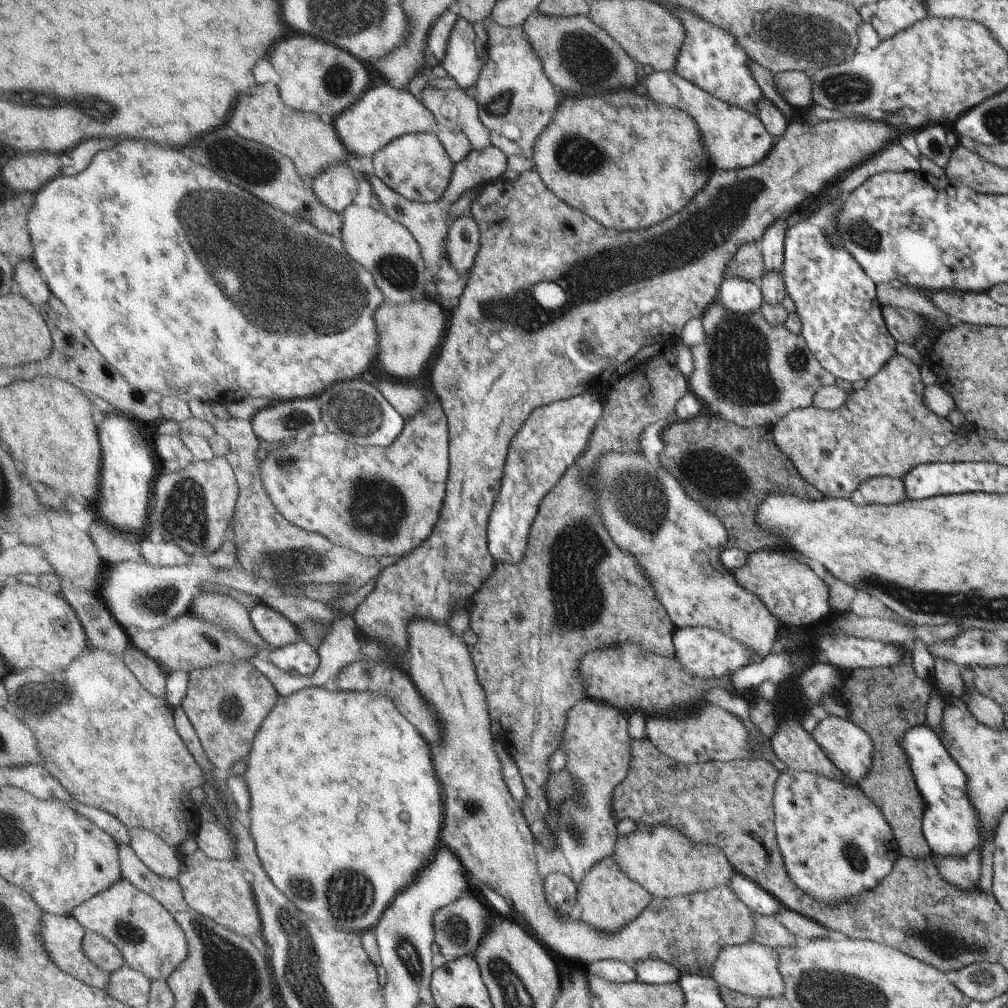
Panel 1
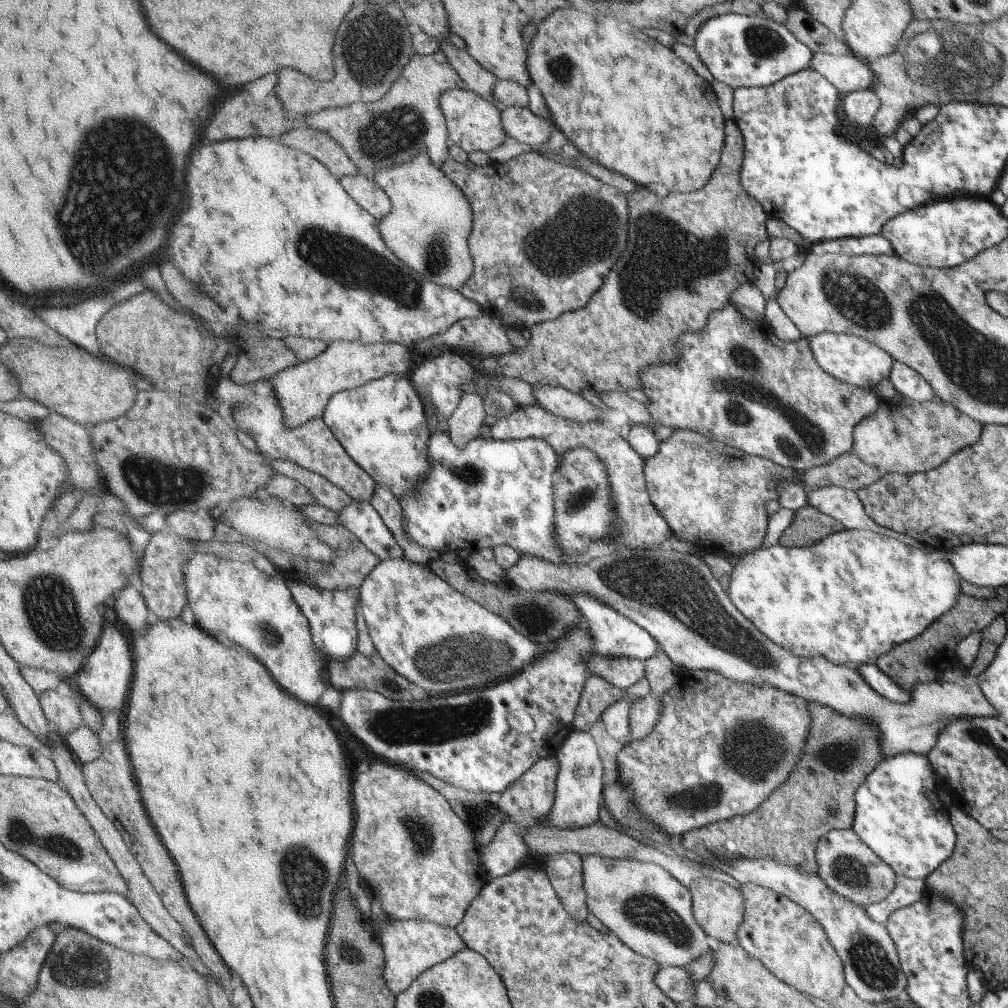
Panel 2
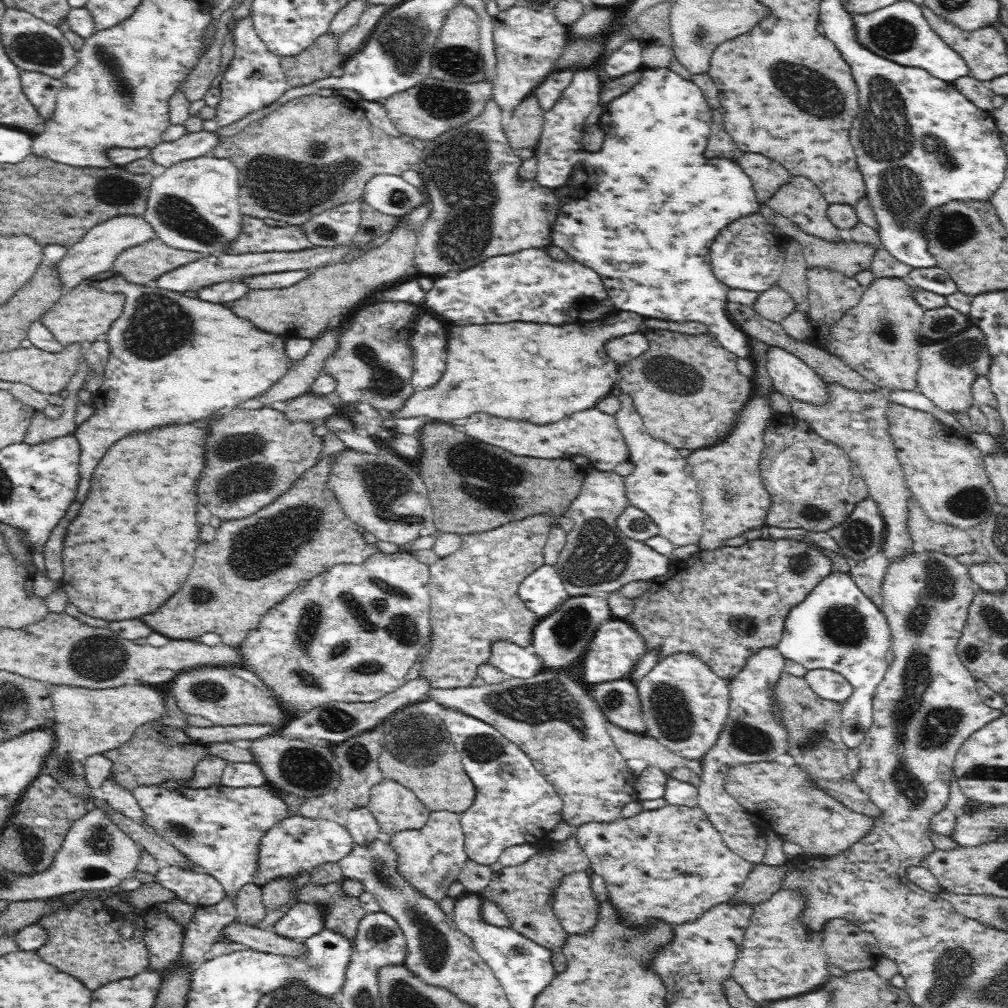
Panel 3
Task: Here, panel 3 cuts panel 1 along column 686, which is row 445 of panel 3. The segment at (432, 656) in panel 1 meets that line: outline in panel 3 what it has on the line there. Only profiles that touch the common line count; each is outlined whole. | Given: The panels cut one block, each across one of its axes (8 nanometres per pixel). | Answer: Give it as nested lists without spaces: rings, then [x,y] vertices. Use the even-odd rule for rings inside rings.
[[[889,401],[889,433],[897,450],[910,495],[925,515],[934,522],[944,522],[962,530],[986,522],[998,504],[989,481],[984,455],[970,437],[940,422],[932,413],[911,409]]]

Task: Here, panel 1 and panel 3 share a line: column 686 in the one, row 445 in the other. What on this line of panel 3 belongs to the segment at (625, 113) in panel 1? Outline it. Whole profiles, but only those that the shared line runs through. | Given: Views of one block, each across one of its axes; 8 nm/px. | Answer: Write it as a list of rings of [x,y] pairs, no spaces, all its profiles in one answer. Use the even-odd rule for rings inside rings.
[[[212,418],[204,422],[192,422],[192,424],[182,424],[182,426],[166,426],[150,432],[140,432],[126,436],[118,440],[108,452],[106,458],[102,458],[95,466],[96,470],[92,472],[92,490],[90,496],[86,496],[86,502],[82,502],[80,514],[68,525],[68,534],[65,534],[64,540],[64,591],[68,594],[68,602],[72,602],[83,614],[96,619],[106,620],[108,622],[122,622],[128,618],[138,618],[142,614],[156,612],[188,578],[192,564],[194,564],[194,548],[199,546],[198,540],[198,522],[196,522],[196,506],[199,503],[199,496],[196,496],[196,480],[201,476],[201,470],[205,466],[205,442],[208,440],[208,428],[212,428]]]

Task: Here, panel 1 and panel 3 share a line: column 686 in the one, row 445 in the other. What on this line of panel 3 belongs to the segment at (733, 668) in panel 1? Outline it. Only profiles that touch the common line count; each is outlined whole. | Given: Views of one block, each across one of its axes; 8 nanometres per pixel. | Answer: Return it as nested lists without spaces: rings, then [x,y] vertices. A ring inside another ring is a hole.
[[[618,396],[621,407],[615,414],[616,424],[628,445],[629,461],[635,466],[634,472],[625,477],[629,504],[643,510],[658,525],[659,535],[676,547],[696,545],[702,536],[703,510],[690,465],[677,448],[650,436],[630,396]]]

